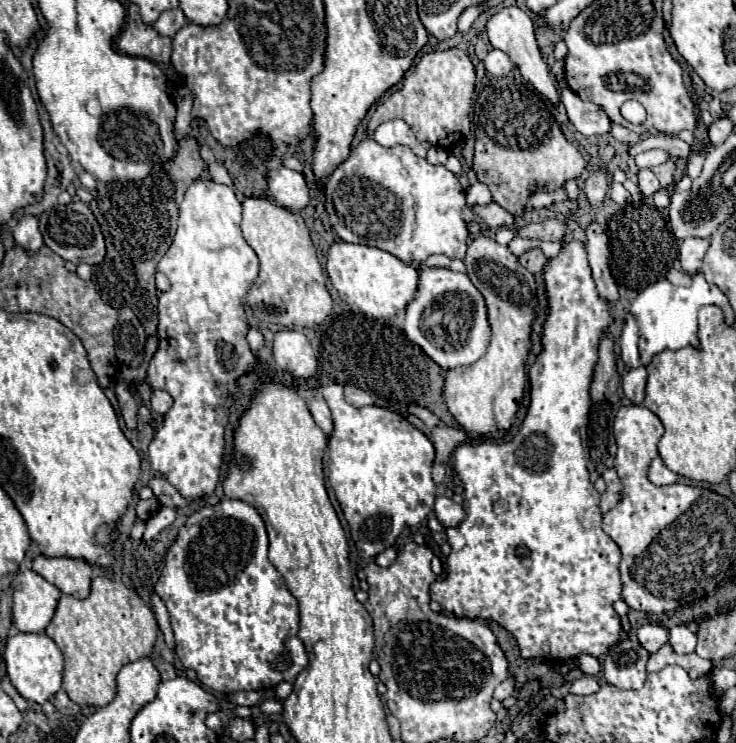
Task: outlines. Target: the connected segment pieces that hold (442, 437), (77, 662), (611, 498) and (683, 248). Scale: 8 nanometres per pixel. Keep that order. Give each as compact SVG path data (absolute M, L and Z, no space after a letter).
M408 416L408 422L414 424L418 430L422 430L436 446L436 462L438 464L446 464L452 456L452 452L466 442L466 432L458 430L458 428L450 428L450 426L436 426L436 428L428 428L422 420L418 420L416 416Z
M94 578L92 580L92 592L86 600L76 600L70 596L62 596L58 602L58 610L52 618L52 622L46 626L46 634L58 644L58 648L64 654L64 684L68 698L76 702L78 706L106 706L116 696L116 674L122 666L136 662L140 658L146 658L154 650L158 624L152 614L152 610L142 602L142 598L126 588L122 582L108 580L108 578Z
M614 468L604 470L602 478L606 480L606 492L602 494L602 496L604 496L604 500L600 502L600 508L602 508L602 512L606 514L608 510L612 510L612 508L614 508L614 506L620 502L622 494L624 494L624 488L622 488L620 476L616 474L616 470L614 470Z
M696 236L684 238L682 244L680 244L680 264L682 264L682 270L686 270L688 274L700 272L702 258L704 258L708 246L710 246L710 240L706 240L706 238L696 238Z

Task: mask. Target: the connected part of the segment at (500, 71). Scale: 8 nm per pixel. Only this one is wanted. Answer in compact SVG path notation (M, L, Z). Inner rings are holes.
M490 50L484 58L484 68L486 68L486 74L488 76L506 76L510 72L512 62L508 62L508 56L502 52L502 50Z

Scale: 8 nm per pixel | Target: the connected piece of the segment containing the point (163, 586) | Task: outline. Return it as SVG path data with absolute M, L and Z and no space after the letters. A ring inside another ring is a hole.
M224 498L222 502L214 504L214 506L204 506L198 512L194 512L186 524L180 528L176 542L170 546L168 554L166 554L166 564L164 570L154 586L154 590L160 594L160 598L164 600L168 612L170 612L170 620L172 620L172 630L174 630L174 640L176 640L176 656L180 658L180 662L184 664L184 668L194 670L198 674L198 680L222 694L236 694L240 690L266 690L266 688L274 688L278 682L294 682L298 672L304 670L308 666L308 654L306 648L302 644L302 640L298 638L298 600L290 594L282 574L270 564L268 560L268 534L264 528L264 522L260 518L260 514L246 502L242 500L228 500ZM284 654L290 656L292 664L286 670L274 670L272 662L282 658Z

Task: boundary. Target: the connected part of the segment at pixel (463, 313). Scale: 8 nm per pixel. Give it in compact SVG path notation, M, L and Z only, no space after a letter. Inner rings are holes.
M422 268L416 296L406 308L404 332L444 370L474 364L486 354L490 342L484 296L464 272L452 272L450 268Z

